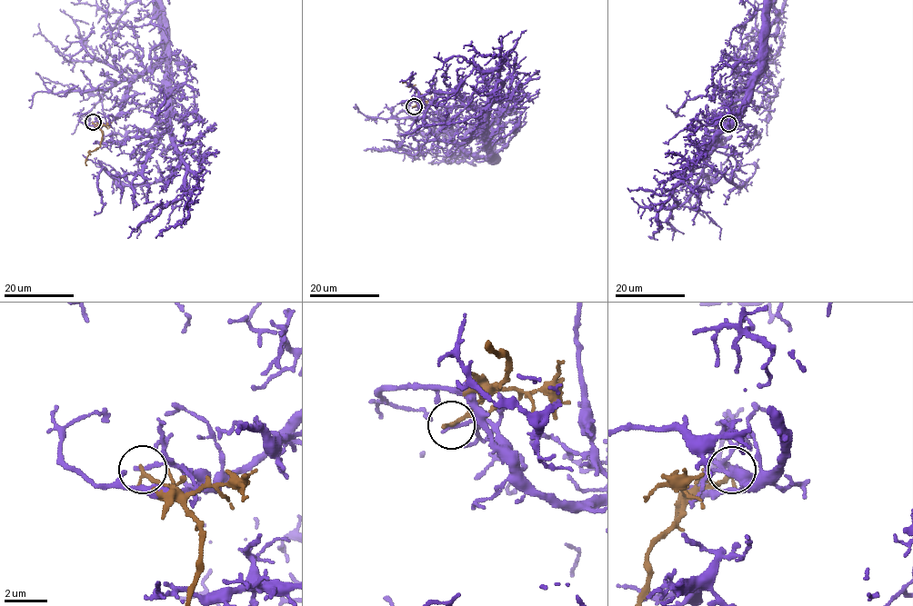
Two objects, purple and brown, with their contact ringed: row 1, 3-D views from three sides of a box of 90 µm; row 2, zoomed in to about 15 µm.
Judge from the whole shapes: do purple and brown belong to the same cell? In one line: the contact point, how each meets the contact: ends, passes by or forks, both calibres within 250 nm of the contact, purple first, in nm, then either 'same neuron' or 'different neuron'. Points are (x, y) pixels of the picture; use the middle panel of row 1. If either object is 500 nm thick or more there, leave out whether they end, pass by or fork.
place (414, 106); purple ends; brown ends; calibres 190 and 200 nm; different neuron

